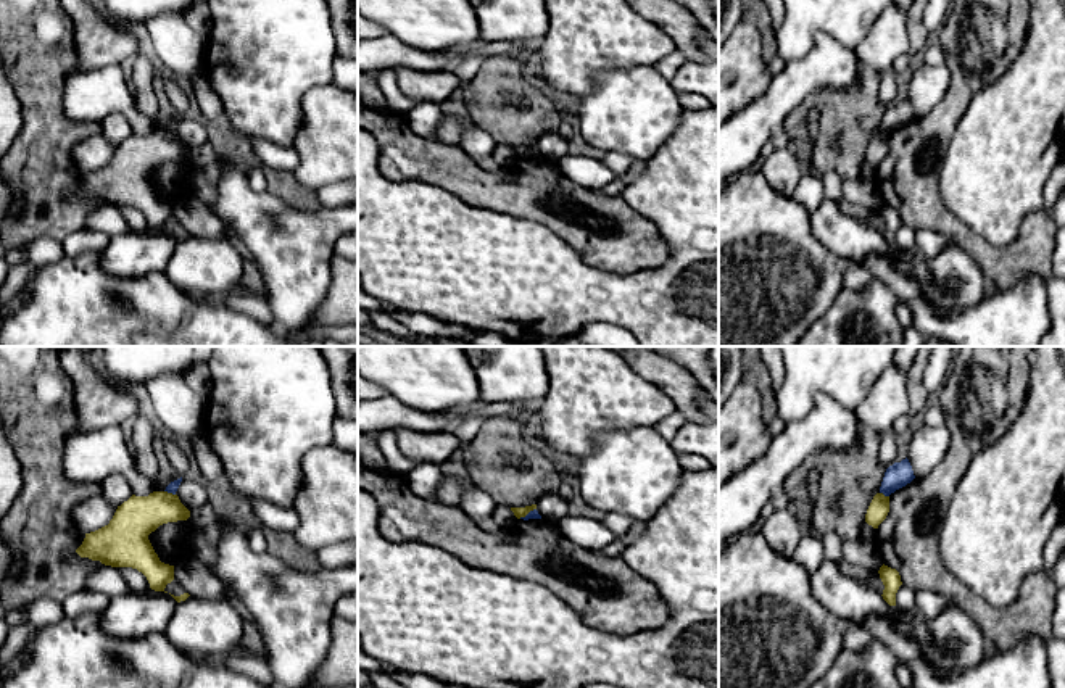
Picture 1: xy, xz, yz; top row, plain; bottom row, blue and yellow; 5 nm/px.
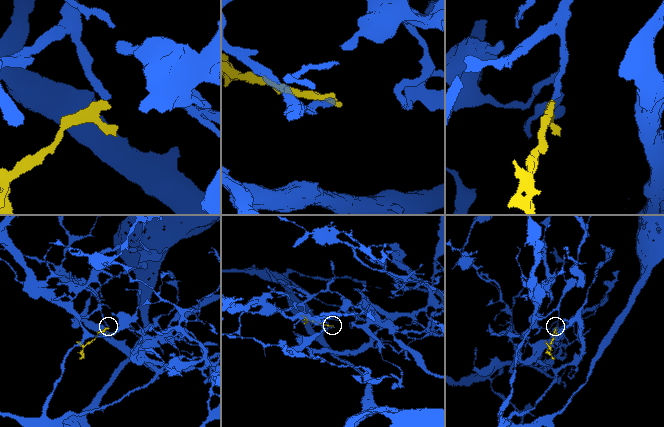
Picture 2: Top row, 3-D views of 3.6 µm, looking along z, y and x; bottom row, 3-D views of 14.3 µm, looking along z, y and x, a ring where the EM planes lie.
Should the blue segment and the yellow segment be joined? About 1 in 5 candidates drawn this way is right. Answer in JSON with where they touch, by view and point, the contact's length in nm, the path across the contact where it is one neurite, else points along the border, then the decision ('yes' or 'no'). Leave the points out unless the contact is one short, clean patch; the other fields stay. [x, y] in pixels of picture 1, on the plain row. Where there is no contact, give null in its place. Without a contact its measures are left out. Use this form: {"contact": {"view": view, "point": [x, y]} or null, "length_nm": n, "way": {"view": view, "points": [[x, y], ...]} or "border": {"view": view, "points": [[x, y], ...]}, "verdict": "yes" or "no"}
{"contact": {"view": "yz", "point": [885, 134]}, "length_nm": 50, "border": {"view": "yz", "points": [[880, 131], [888, 136]]}, "verdict": "no"}

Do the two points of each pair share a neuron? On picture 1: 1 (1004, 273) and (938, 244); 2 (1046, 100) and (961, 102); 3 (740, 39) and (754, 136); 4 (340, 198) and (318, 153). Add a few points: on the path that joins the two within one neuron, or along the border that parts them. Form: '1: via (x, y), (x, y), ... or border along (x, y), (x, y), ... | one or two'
1: border along (917, 229), (936, 231), (949, 240) | two
2: border along (998, 78), (970, 100), (951, 136) | two
3: border along (774, 76), (769, 87), (735, 115) | two
4: border along (340, 181), (324, 184), (314, 190) | two

